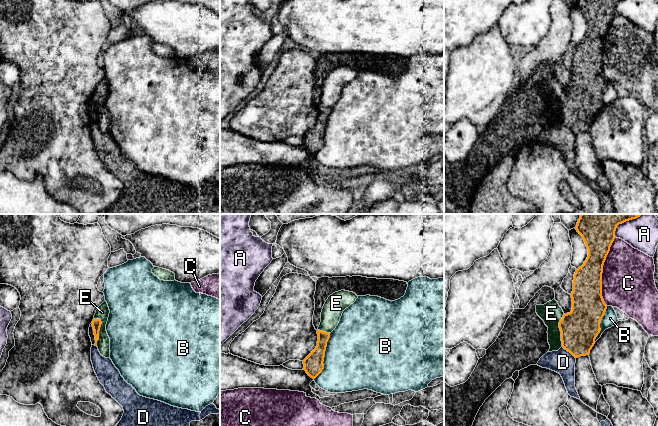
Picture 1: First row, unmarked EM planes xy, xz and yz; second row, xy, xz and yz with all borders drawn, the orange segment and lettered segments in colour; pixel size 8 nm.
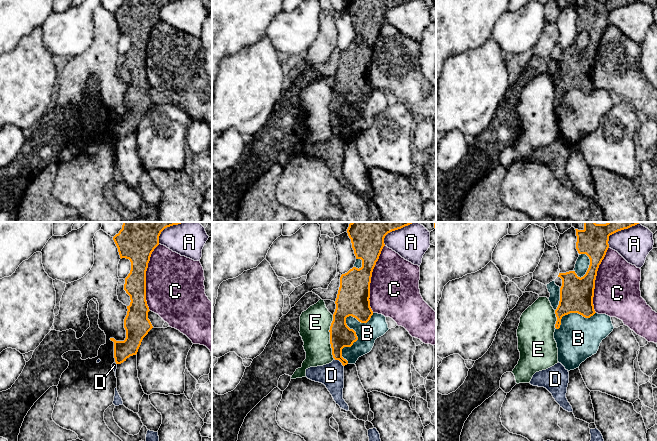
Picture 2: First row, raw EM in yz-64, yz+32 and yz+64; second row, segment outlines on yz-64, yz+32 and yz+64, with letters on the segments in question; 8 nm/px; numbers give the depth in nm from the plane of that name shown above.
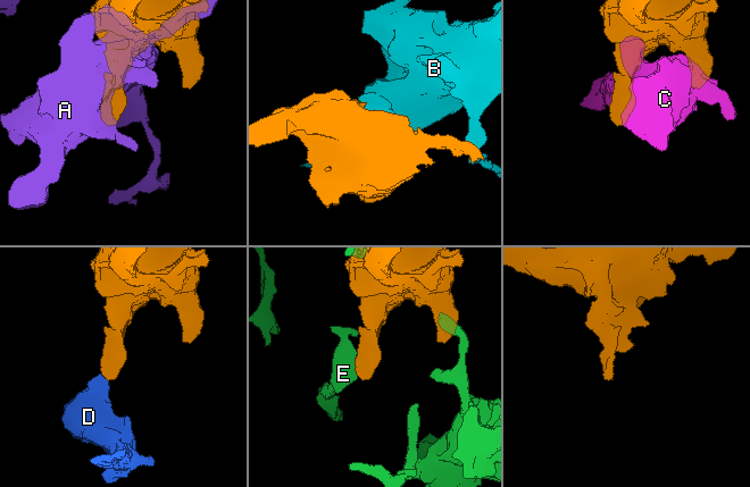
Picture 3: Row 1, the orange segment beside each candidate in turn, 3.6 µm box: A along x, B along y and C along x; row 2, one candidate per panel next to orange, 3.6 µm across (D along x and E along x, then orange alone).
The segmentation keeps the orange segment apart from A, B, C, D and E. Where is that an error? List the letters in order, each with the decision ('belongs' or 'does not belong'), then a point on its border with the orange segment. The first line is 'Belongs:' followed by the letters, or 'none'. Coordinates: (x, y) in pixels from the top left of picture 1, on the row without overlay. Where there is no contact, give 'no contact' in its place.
Belongs: none
A: does not belong; meets orange in yz at (615, 6)
B: does not belong; meets orange in xz at (324, 132)
C: does not belong; meets orange in yz at (602, 47)
D: does not belong; meets orange in yz at (569, 127)
E: does not belong; meets orange in yz at (560, 106)

